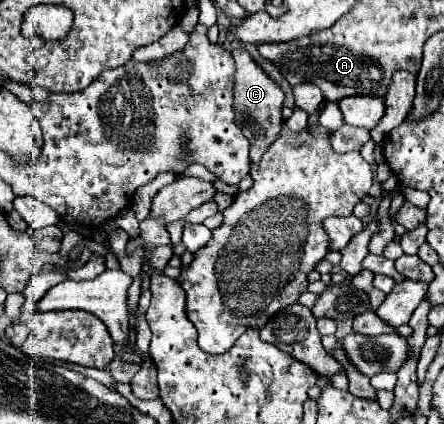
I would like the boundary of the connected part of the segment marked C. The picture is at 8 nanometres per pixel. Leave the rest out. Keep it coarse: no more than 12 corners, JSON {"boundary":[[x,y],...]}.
{"boundary":[[233,51],[233,109],[257,163],[279,137],[281,87]]}

